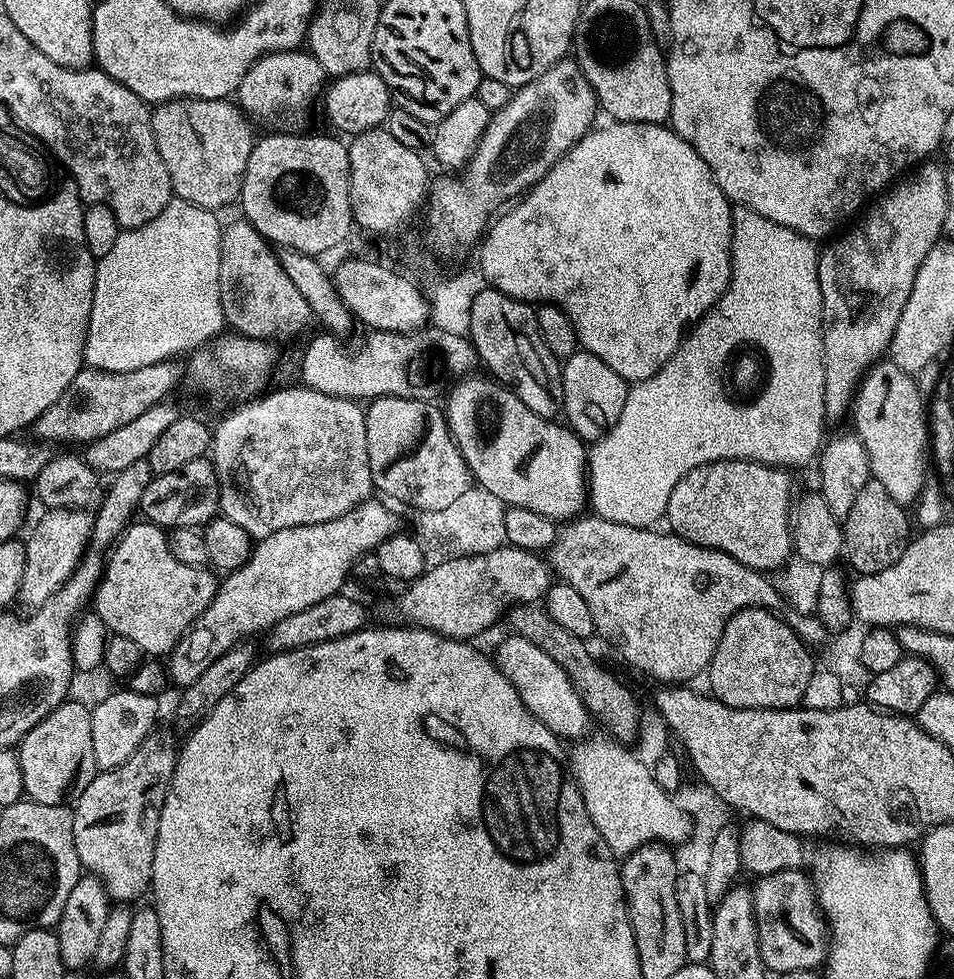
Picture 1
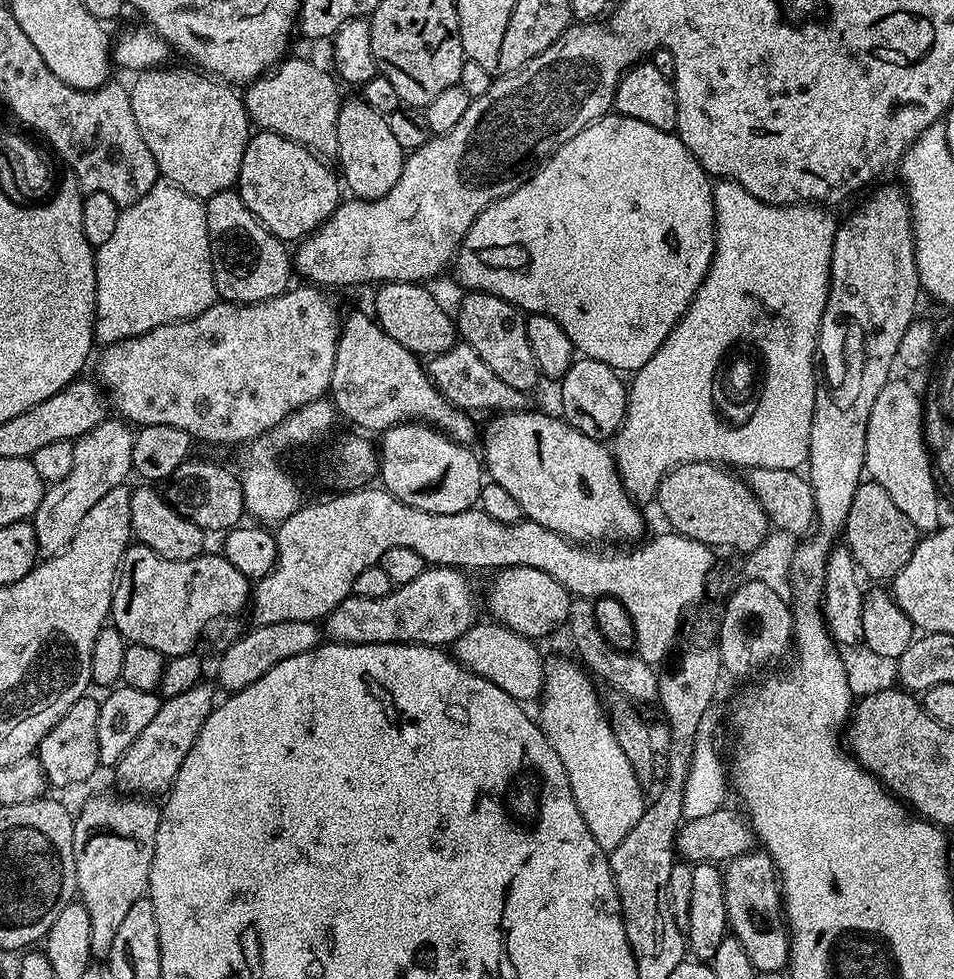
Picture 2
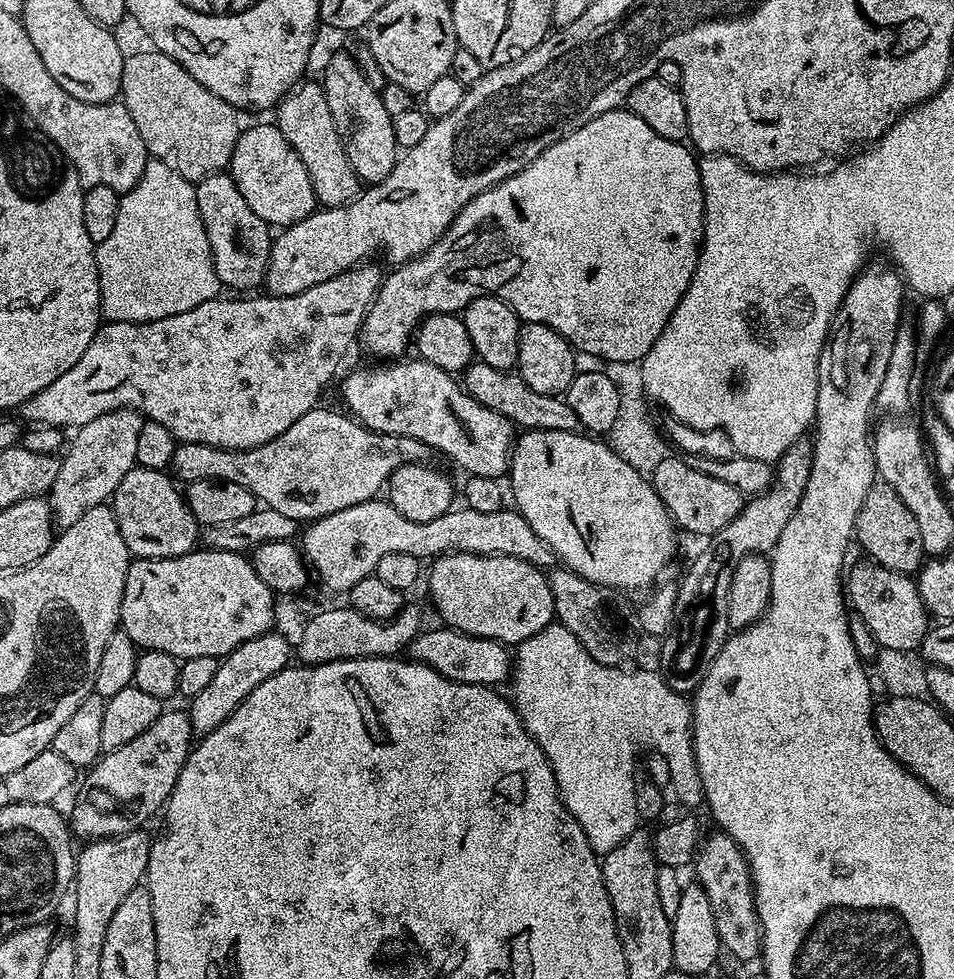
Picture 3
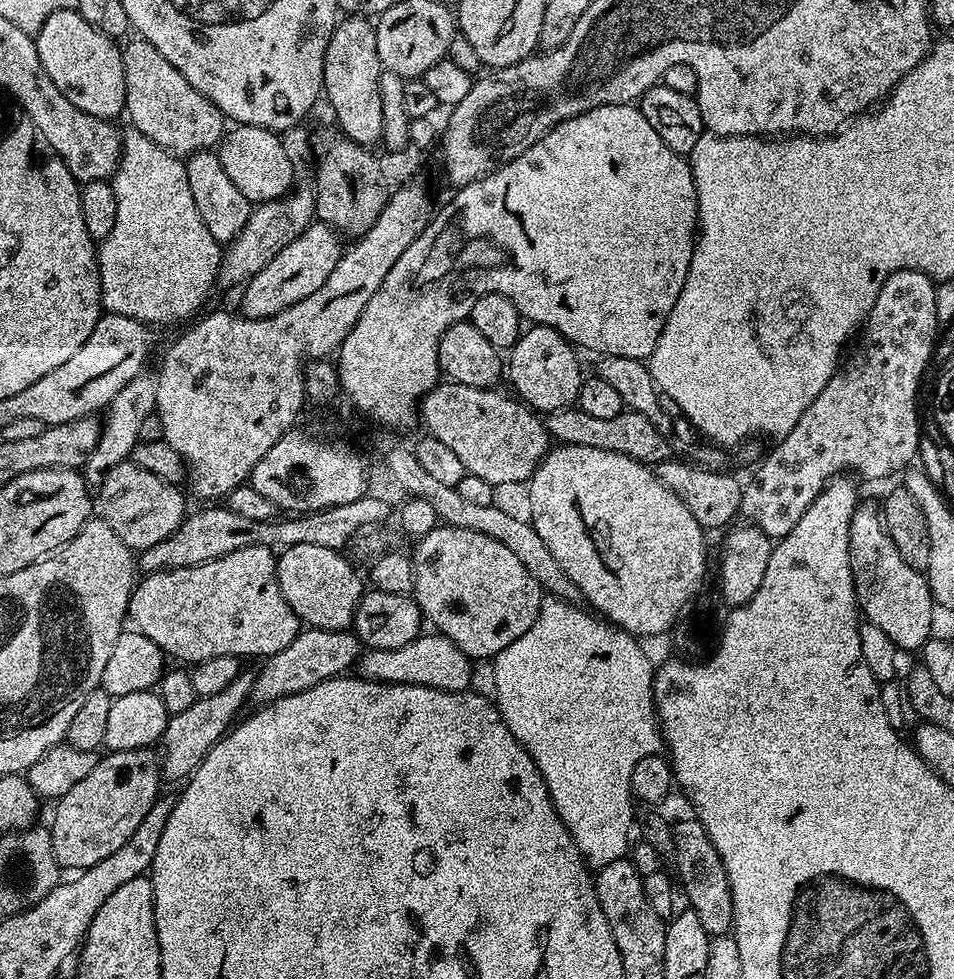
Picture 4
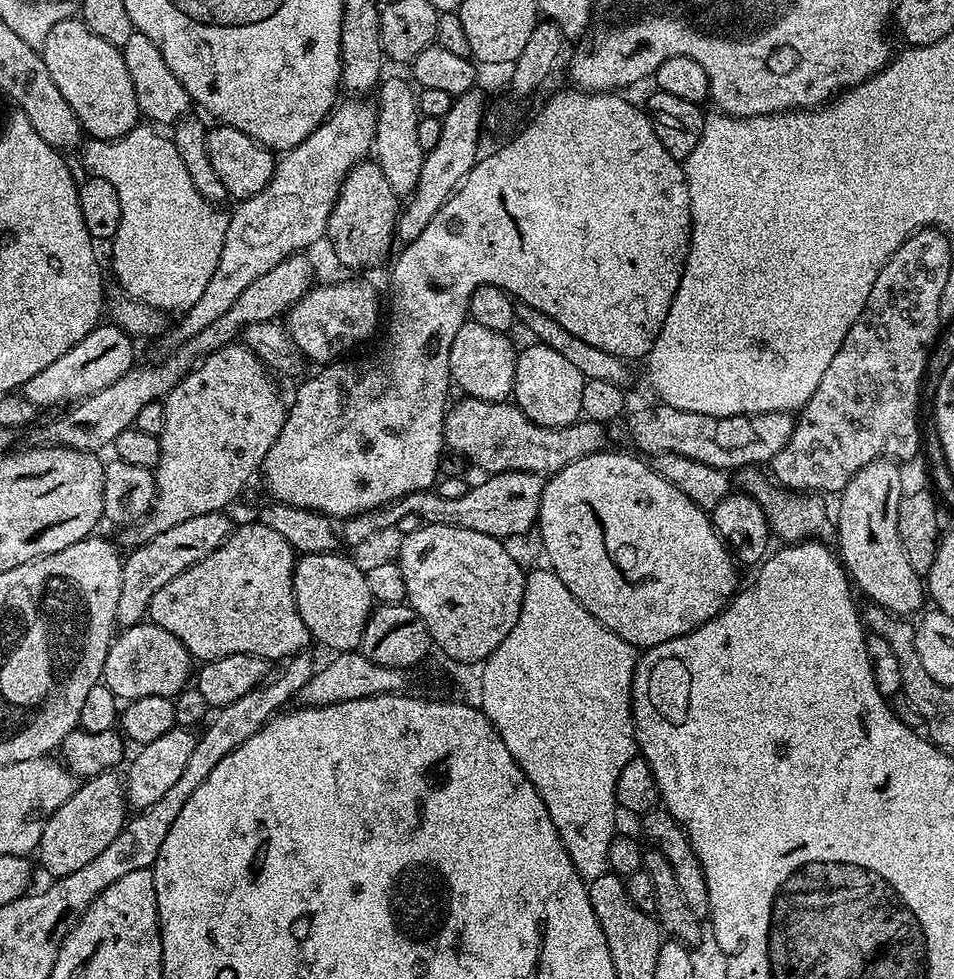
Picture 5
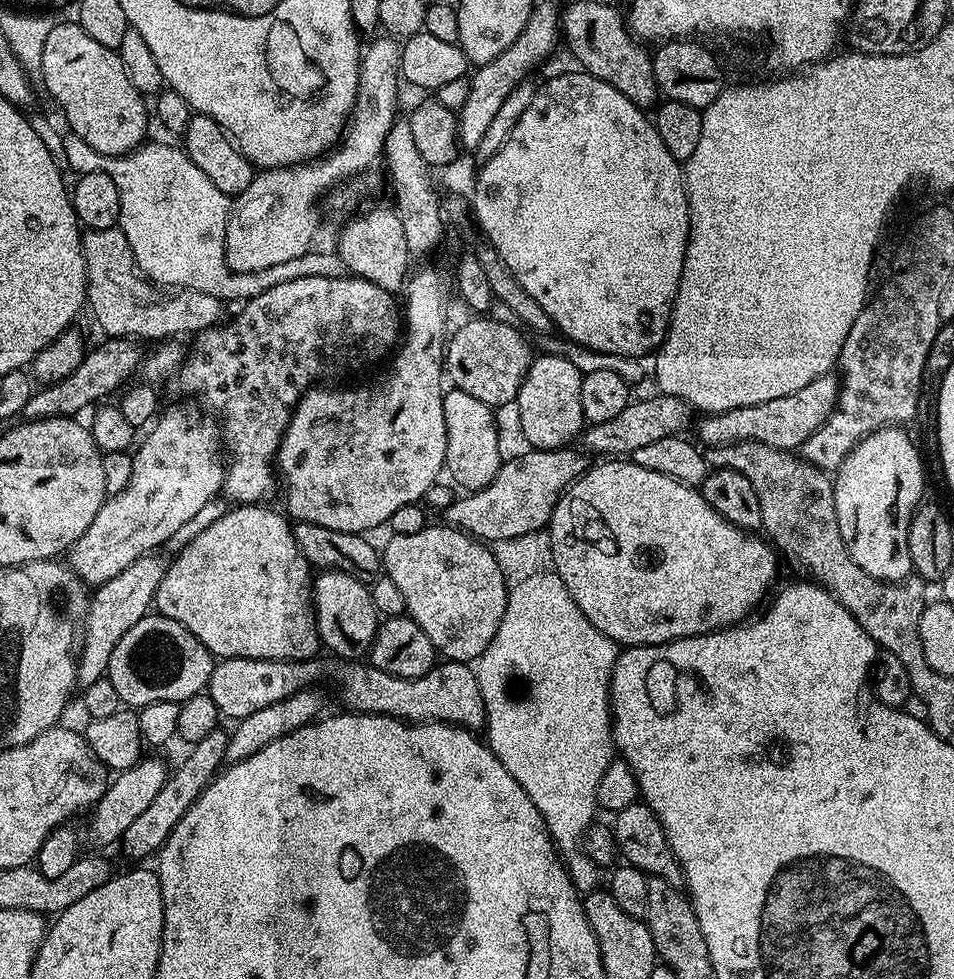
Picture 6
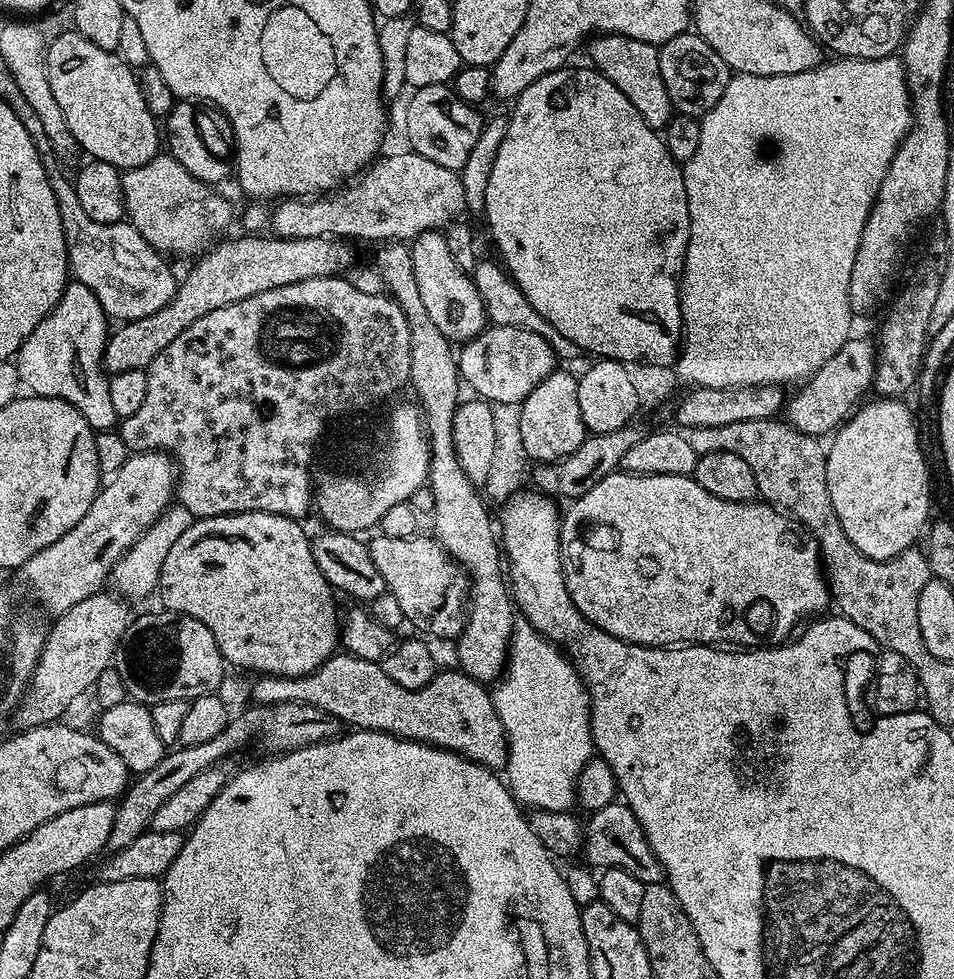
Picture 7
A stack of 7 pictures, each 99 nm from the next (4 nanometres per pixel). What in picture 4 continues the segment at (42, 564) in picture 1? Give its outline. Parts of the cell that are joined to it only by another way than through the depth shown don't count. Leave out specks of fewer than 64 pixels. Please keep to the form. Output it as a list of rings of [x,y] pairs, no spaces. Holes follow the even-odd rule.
[[[141,374],[126,382],[121,388],[111,393],[112,401],[108,404],[108,417],[103,417],[98,446],[89,454],[88,461],[84,463],[82,475],[89,485],[99,485],[105,474],[114,466],[131,457],[134,446],[140,443],[139,428],[142,421],[153,416],[158,398],[158,386],[155,375]]]

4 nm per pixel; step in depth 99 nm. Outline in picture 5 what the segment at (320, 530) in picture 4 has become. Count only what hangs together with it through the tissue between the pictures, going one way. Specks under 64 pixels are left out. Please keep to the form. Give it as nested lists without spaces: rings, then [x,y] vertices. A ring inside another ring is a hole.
[[[504,471],[485,477],[478,485],[471,485],[462,498],[442,498],[436,490],[411,492],[380,508],[347,517],[343,521],[344,528],[342,524],[342,540],[345,545],[364,544],[371,536],[376,536],[387,528],[395,529],[396,524],[407,516],[417,516],[426,524],[462,526],[496,539],[508,540],[510,536],[520,536],[537,525],[545,483],[545,477],[541,473]],[[224,512],[198,514],[198,518],[186,518],[186,522],[178,522],[178,526],[170,526],[170,530],[162,530],[162,534],[154,534],[150,539],[137,543],[137,548],[122,560],[122,586],[116,610],[117,625],[141,623],[150,606],[150,598],[154,598],[154,594],[162,590],[166,582],[174,582],[178,574],[202,562],[202,558],[221,548],[234,527],[233,521],[228,521],[226,517]]]

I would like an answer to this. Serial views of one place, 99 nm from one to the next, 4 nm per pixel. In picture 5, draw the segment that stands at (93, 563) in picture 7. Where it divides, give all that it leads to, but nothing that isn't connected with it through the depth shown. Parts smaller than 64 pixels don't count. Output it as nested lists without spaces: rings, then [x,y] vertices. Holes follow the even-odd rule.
[[[229,342],[224,348],[204,357],[192,371],[184,375],[170,390],[162,403],[166,410],[166,422],[160,441],[160,460],[154,469],[156,500],[148,515],[135,525],[136,540],[143,542],[186,518],[198,518],[198,514],[224,512],[231,500],[240,496],[252,475],[261,471],[270,446],[278,438],[284,425],[286,400],[276,389],[273,373],[256,357],[244,342]]]

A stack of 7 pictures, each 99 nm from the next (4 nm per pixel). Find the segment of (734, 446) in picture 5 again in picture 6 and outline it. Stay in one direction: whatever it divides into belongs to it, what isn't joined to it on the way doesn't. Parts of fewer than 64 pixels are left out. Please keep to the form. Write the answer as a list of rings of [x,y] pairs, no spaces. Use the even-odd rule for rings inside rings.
[[[832,374],[819,376],[814,378],[814,382],[810,382],[810,386],[802,386],[802,390],[786,394],[786,398],[770,398],[770,402],[758,402],[754,406],[742,406],[705,415],[704,421],[695,425],[695,439],[705,449],[730,446],[740,443],[741,440],[753,440],[780,448],[783,452],[799,450],[806,438],[810,438],[810,434],[814,434],[814,430],[818,430],[818,426],[822,426],[822,422],[826,422],[828,415],[835,410],[838,397],[840,389],[837,377]]]

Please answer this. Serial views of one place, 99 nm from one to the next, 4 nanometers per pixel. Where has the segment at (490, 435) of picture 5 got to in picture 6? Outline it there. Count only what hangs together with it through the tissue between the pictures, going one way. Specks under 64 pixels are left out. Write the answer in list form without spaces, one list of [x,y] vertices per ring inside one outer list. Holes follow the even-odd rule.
[[[655,395],[649,400],[633,399],[620,413],[614,414],[614,418],[606,418],[606,422],[588,424],[582,433],[587,451],[597,452],[600,458],[628,458],[638,446],[687,433],[687,428],[689,431],[694,424],[692,405],[677,396]]]

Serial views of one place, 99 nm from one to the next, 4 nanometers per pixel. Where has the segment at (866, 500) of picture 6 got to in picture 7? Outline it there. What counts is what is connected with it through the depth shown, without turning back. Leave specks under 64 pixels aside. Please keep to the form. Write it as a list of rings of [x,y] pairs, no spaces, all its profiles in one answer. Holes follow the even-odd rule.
[[[900,398],[875,399],[870,404],[865,403],[863,406],[857,407],[831,437],[831,440],[833,439],[832,445],[830,443],[827,445],[825,455],[826,490],[830,490],[830,502],[832,503],[834,514],[842,526],[846,538],[850,538],[850,542],[854,547],[864,556],[869,556],[875,560],[889,560],[897,556],[899,552],[904,552],[905,549],[911,547],[916,542],[916,535],[919,532],[921,535],[925,531],[926,525],[930,520],[930,517],[928,517],[928,507],[932,504],[932,484],[928,481],[928,464],[924,461],[926,453],[920,446],[920,430],[913,409],[911,407],[908,409],[903,404],[905,401]]]

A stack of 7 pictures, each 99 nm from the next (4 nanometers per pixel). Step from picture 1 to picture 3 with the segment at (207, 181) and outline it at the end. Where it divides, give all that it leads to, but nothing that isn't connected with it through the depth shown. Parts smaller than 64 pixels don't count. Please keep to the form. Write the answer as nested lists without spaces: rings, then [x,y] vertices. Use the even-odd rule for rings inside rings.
[[[155,50],[147,51],[125,55],[120,96],[126,110],[130,110],[130,118],[134,118],[134,126],[138,126],[138,134],[142,134],[142,142],[146,142],[149,157],[166,162],[170,170],[193,182],[225,171],[231,165],[234,146],[242,131],[241,113],[222,102],[218,94],[210,94],[210,90],[206,90],[206,86],[202,86],[202,82],[198,82],[198,78],[189,74],[182,65],[174,62],[174,58]]]

